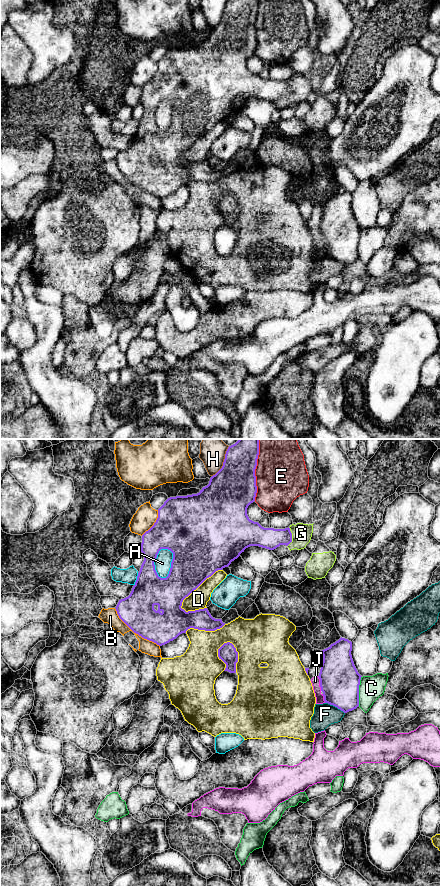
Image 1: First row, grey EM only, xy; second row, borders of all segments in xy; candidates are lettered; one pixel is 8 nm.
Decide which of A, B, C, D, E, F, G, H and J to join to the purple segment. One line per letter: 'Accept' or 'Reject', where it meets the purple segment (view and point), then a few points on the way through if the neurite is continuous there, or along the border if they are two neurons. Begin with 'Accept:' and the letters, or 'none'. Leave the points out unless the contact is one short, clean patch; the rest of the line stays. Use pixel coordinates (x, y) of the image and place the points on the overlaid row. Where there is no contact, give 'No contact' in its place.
Accept: none
A: Reject. Touches purple at xy (171, 565)
B: Reject. Touches purple at xy (135, 632)
C: Reject. Touches purple at xy (358, 691)
D: Reject. Touches purple at xy (198, 586)
E: Reject. Touches purple at xy (254, 470)
F: Reject. Touches purple at xy (335, 706)
G: Reject. Touches purple at xy (291, 537)
H: Reject. Touches purple at xy (224, 461)
J: Reject. Touches purple at xy (320, 683). Boundary: xy (317, 676), (321, 690)

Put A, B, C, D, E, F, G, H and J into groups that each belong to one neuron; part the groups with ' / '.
A / B / C / D / E / F / G / H / J

